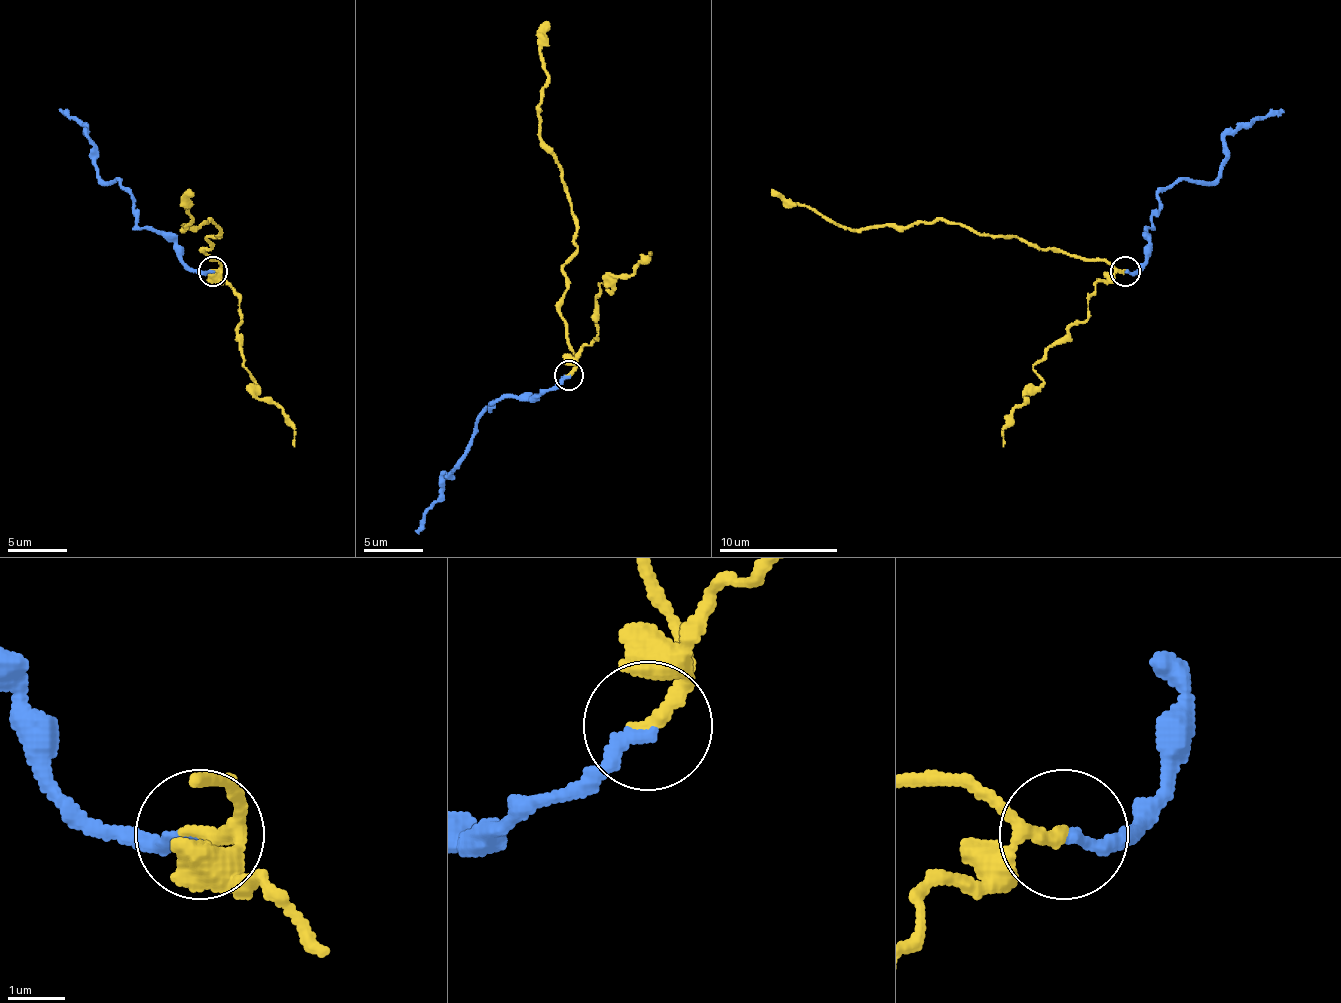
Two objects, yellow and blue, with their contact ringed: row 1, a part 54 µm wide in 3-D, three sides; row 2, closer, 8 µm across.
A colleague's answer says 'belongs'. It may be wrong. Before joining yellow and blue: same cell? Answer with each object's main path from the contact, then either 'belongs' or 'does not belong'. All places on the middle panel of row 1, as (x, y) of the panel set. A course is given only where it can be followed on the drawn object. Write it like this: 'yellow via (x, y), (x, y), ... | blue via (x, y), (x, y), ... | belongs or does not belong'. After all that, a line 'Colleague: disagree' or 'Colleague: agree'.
yellow via (568, 375), (577, 361), (559, 301), (565, 266), (577, 248), (577, 221), (556, 153), (538, 135), (547, 22) | blue via (568, 375), (538, 396), (496, 399), (482, 414), (473, 444), (446, 473), (440, 500), (416, 533) | belongs
Colleague: agree

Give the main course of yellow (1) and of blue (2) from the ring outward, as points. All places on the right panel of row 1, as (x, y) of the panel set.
1: (1125, 272), (1102, 260), (959, 224), (918, 221), (843, 230), (805, 206), (790, 206), (772, 188)
2: (1125, 272), (1137, 272), (1146, 260), (1164, 188), (1182, 180), (1212, 183), (1226, 156), (1223, 138), (1283, 108)

